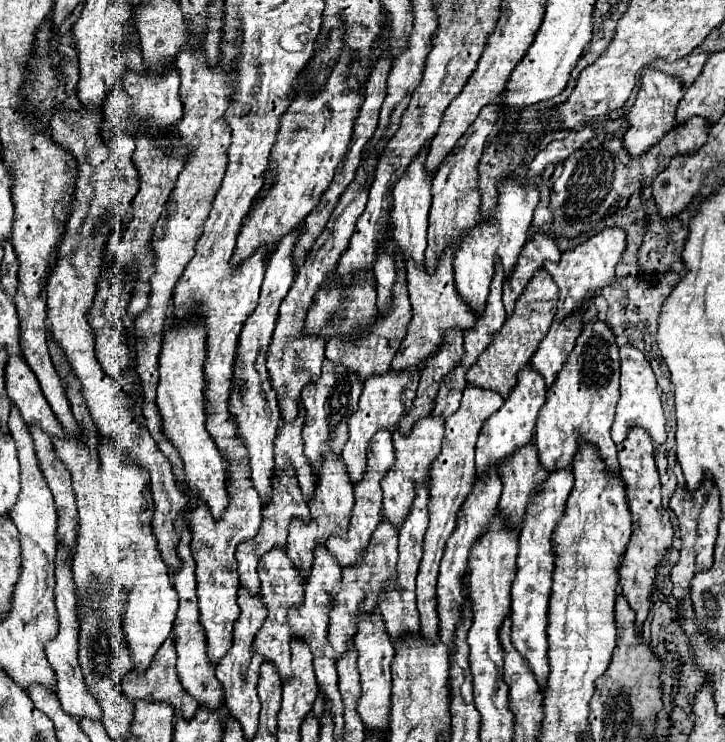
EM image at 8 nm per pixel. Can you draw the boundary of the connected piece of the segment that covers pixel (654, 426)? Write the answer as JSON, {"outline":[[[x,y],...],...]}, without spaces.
{"outline":[[[624,344],[624,346],[620,346],[620,366],[622,366],[620,400],[616,404],[616,418],[612,424],[612,440],[618,444],[626,438],[630,428],[642,426],[644,430],[648,430],[648,434],[652,436],[654,442],[658,442],[658,444],[666,442],[666,428],[664,428],[666,420],[664,420],[664,410],[662,410],[660,394],[656,390],[656,378],[650,368],[650,362],[638,348],[634,348],[632,344]]]}

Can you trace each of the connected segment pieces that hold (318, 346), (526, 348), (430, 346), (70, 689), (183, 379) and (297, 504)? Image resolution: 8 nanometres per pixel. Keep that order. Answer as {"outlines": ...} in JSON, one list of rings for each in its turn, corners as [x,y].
{"outlines":[[[[358,168],[358,174],[356,174],[354,182],[348,186],[346,194],[342,194],[334,214],[330,216],[330,222],[326,224],[326,230],[314,242],[314,248],[310,250],[306,264],[298,270],[298,274],[294,278],[294,286],[290,288],[288,296],[284,298],[284,302],[280,306],[280,316],[278,316],[278,322],[274,328],[274,338],[272,338],[272,344],[268,350],[268,372],[270,372],[272,388],[278,394],[278,406],[282,410],[282,418],[286,422],[292,422],[292,418],[296,418],[296,414],[298,414],[298,402],[300,402],[302,388],[306,384],[318,380],[318,376],[320,376],[326,342],[324,342],[324,338],[318,338],[318,334],[306,334],[304,320],[306,320],[306,314],[314,302],[316,292],[322,290],[326,286],[326,282],[332,280],[330,276],[336,272],[338,260],[350,244],[350,236],[356,228],[356,220],[364,212],[364,206],[368,200],[368,188],[362,190],[362,194],[354,194],[354,186],[358,186],[358,182],[362,182],[362,168]]],[[[542,268],[542,270],[534,272],[532,280],[528,282],[528,286],[522,292],[522,296],[518,296],[518,300],[516,300],[512,316],[506,318],[504,326],[494,334],[490,346],[478,356],[476,364],[468,370],[466,380],[470,384],[478,384],[482,388],[496,390],[502,398],[506,398],[506,394],[510,394],[510,390],[516,382],[518,370],[522,366],[528,366],[534,350],[538,348],[538,342],[542,342],[542,338],[546,336],[546,330],[550,328],[550,324],[556,316],[556,306],[558,306],[558,286],[550,278],[550,274]]],[[[446,248],[444,254],[438,258],[438,266],[436,266],[434,274],[430,274],[426,270],[426,266],[418,266],[414,260],[408,260],[406,262],[406,280],[408,280],[408,292],[410,292],[410,304],[412,304],[412,320],[410,320],[404,340],[400,342],[400,350],[392,362],[392,368],[398,372],[412,364],[420,366],[422,358],[430,356],[432,350],[440,346],[442,334],[450,326],[458,326],[460,330],[466,330],[466,328],[474,326],[474,322],[476,322],[474,310],[470,310],[470,306],[460,298],[460,294],[456,290],[450,248]]],[[[58,544],[58,554],[56,554],[56,610],[58,610],[60,630],[46,646],[46,656],[50,660],[54,674],[56,674],[56,692],[58,692],[58,698],[62,702],[62,708],[66,710],[66,714],[76,716],[76,718],[88,716],[94,720],[102,720],[100,706],[98,706],[96,698],[88,692],[88,688],[84,684],[84,676],[80,672],[80,664],[78,664],[80,626],[78,626],[78,612],[76,612],[76,586],[74,586],[72,558],[68,556],[68,548],[64,544]]],[[[182,326],[182,330],[170,330],[164,334],[164,344],[160,352],[160,384],[158,384],[158,410],[162,416],[162,426],[166,438],[178,448],[184,462],[188,494],[202,498],[214,518],[220,518],[228,494],[226,494],[226,474],[220,450],[214,446],[214,440],[204,426],[204,374],[202,358],[206,356],[206,334],[194,330],[194,326]]],[[[288,464],[284,466],[280,472],[274,472],[272,474],[272,496],[270,500],[264,504],[266,508],[262,510],[262,524],[260,524],[260,530],[258,534],[248,540],[248,542],[242,542],[236,550],[236,560],[238,560],[238,574],[240,574],[240,584],[242,588],[250,590],[252,594],[258,594],[260,592],[260,580],[258,580],[258,572],[256,572],[256,566],[258,566],[258,558],[262,554],[266,554],[268,550],[272,550],[274,546],[286,546],[286,534],[288,534],[288,528],[290,528],[290,518],[298,516],[298,518],[306,518],[306,514],[310,514],[308,510],[308,504],[302,496],[302,490],[298,486],[298,480],[296,480],[296,474],[294,474],[294,468]]]]}

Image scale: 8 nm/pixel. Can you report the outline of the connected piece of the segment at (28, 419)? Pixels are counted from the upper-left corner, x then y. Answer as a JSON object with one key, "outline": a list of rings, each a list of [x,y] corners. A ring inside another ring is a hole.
{"outline":[[[20,354],[10,356],[6,362],[6,392],[18,406],[26,424],[38,422],[46,434],[64,436],[64,428],[44,398],[36,374]]]}

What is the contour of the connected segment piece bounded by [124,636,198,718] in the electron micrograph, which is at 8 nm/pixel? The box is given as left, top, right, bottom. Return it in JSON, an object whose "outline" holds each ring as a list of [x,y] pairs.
{"outline":[[[170,636],[156,652],[154,660],[150,662],[148,670],[144,674],[136,674],[134,670],[126,674],[124,678],[124,694],[128,696],[130,702],[142,698],[142,700],[156,700],[156,702],[162,702],[162,700],[168,700],[184,718],[192,718],[196,708],[198,708],[198,702],[186,694],[184,686],[180,684],[180,678],[178,678],[178,672],[176,672],[176,646],[174,646],[174,638]]]}

